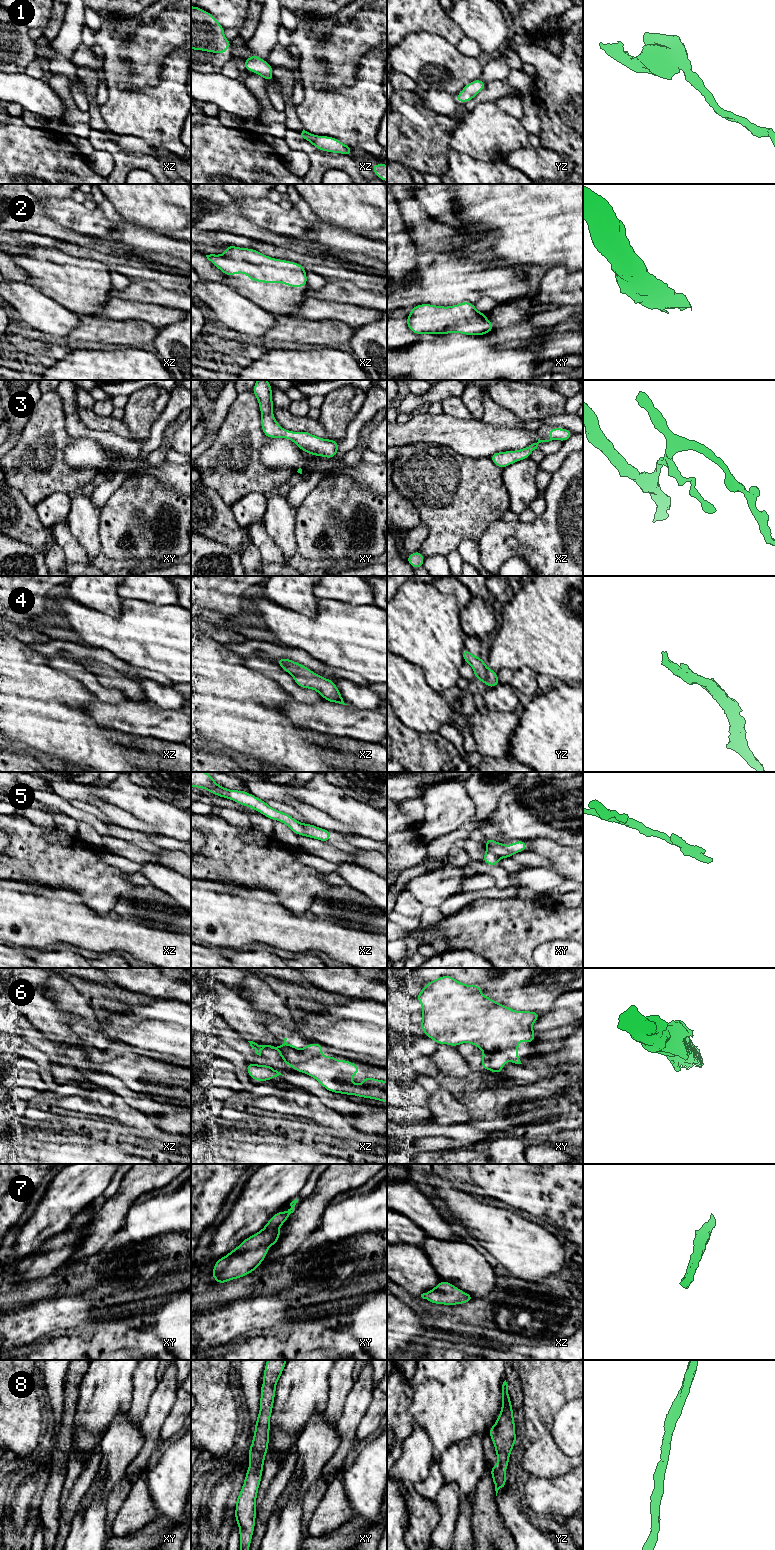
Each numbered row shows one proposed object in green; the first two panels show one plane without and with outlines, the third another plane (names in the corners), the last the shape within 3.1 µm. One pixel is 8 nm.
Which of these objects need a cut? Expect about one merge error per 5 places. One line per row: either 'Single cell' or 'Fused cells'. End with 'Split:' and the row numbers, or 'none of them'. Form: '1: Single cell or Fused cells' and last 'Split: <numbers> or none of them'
1: Single cell
2: Single cell
3: Single cell
4: Single cell
5: Single cell
6: Fused cells
7: Single cell
8: Single cell
Split: 6

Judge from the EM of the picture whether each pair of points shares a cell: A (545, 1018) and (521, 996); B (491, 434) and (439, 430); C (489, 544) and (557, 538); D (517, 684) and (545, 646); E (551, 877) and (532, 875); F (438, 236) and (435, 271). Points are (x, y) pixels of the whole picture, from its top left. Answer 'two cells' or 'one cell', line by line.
A: two cells
B: one cell
C: one cell
D: two cells
E: one cell
F: two cells

